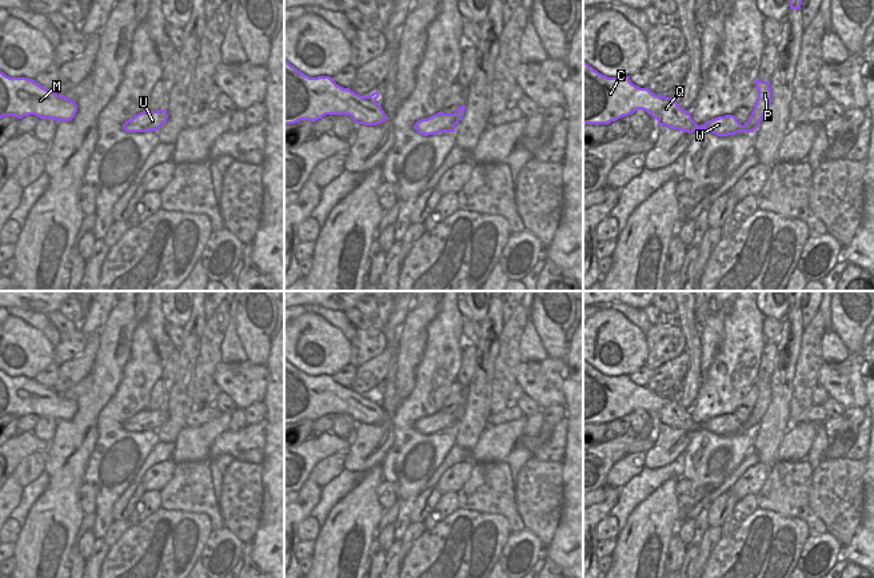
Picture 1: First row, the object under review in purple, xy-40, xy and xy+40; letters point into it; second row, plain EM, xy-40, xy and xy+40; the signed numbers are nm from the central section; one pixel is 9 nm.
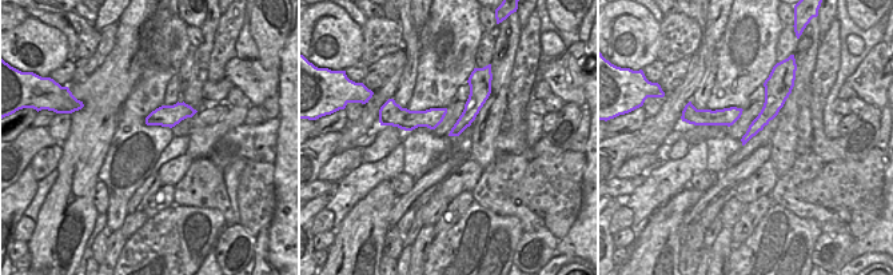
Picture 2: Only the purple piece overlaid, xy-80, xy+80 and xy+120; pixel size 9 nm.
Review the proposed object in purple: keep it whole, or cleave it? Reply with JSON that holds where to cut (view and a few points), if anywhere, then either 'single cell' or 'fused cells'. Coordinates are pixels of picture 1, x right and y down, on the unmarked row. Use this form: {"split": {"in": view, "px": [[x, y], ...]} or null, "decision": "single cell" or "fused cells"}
{"split": {"in": "xy", "px": [[453, 413], [458, 419]]}, "decision": "fused cells"}

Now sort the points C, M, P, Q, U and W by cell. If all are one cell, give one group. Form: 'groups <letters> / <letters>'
groups C M Q U W / P

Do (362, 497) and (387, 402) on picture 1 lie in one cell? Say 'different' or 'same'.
same

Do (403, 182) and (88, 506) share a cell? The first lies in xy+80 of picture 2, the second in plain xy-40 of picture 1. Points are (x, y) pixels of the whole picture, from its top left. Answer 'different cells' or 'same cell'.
same cell

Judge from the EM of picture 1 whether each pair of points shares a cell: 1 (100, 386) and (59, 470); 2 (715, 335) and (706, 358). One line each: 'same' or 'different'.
1: same
2: same

